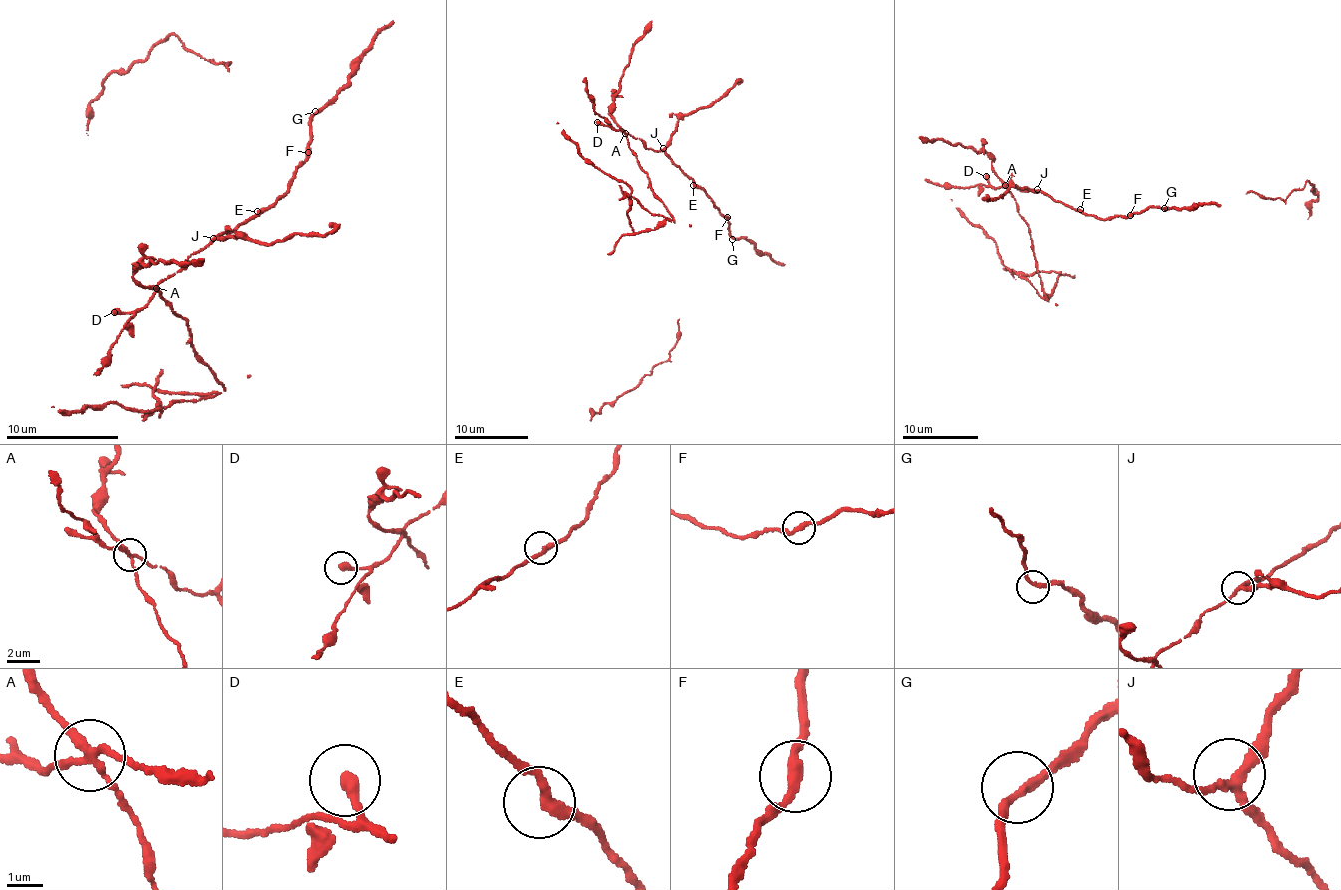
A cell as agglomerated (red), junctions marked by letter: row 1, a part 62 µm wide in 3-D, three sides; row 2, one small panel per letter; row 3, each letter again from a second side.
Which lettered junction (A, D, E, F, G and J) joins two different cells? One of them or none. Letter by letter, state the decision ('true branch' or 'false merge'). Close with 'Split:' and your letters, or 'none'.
A: false merge
D: true branch
E: true branch
F: true branch
G: true branch
J: true branch
Split: A

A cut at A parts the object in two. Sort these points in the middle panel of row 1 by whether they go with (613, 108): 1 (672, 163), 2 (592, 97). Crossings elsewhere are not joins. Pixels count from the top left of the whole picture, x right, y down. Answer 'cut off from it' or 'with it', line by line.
1: cut off from it
2: cut off from it

